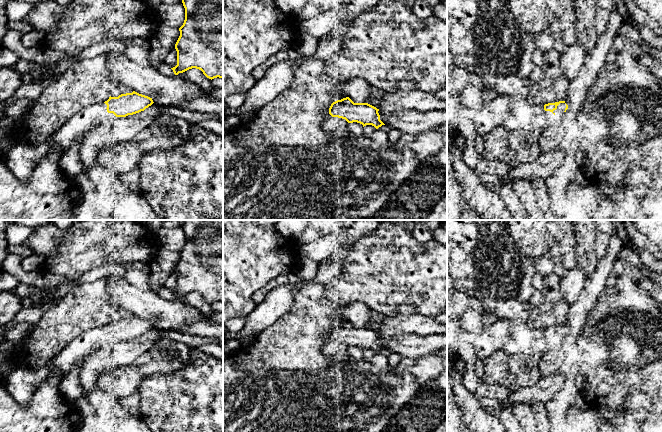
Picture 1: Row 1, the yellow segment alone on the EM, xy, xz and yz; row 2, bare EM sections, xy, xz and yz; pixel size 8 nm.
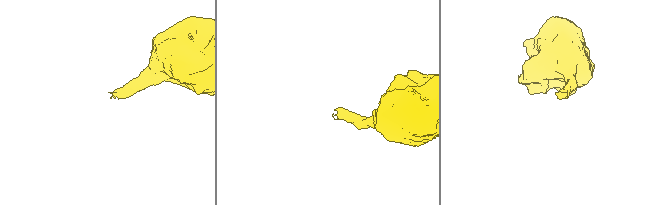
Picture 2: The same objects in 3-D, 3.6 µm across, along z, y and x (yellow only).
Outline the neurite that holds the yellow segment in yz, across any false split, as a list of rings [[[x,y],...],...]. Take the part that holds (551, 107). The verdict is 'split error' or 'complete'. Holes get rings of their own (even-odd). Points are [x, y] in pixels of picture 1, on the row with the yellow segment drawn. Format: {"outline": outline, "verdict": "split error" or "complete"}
{"outline": [[[559,101],[555,103],[548,103],[544,105],[545,111],[550,111],[555,115],[555,119],[561,118],[563,113],[568,109],[568,105],[565,101]]], "verdict": "split error"}

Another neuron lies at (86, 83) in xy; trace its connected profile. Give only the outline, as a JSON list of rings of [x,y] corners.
[[[98,55],[96,57],[80,60],[65,72],[59,74],[59,77],[54,82],[43,89],[40,97],[36,100],[34,107],[24,115],[28,118],[28,123],[17,128],[15,121],[14,130],[16,132],[16,143],[36,145],[47,142],[64,123],[84,107],[88,107],[93,104],[101,104],[107,101],[110,97],[111,89],[109,86],[109,70],[107,68],[106,61],[106,55]]]

